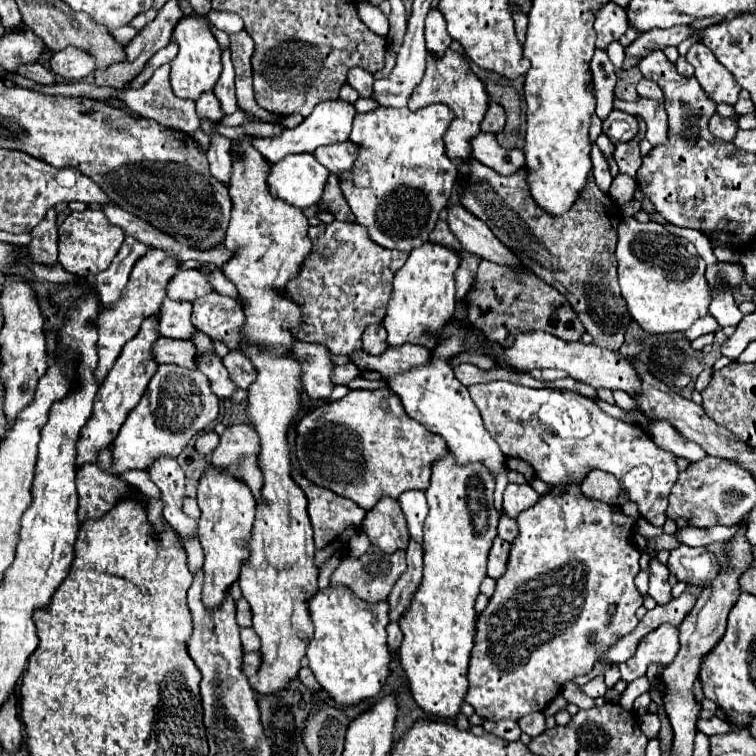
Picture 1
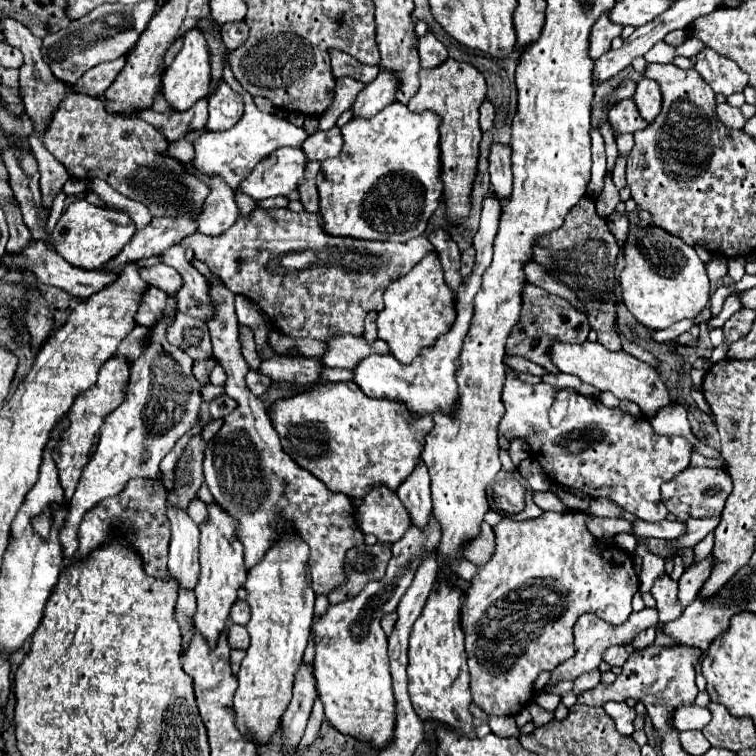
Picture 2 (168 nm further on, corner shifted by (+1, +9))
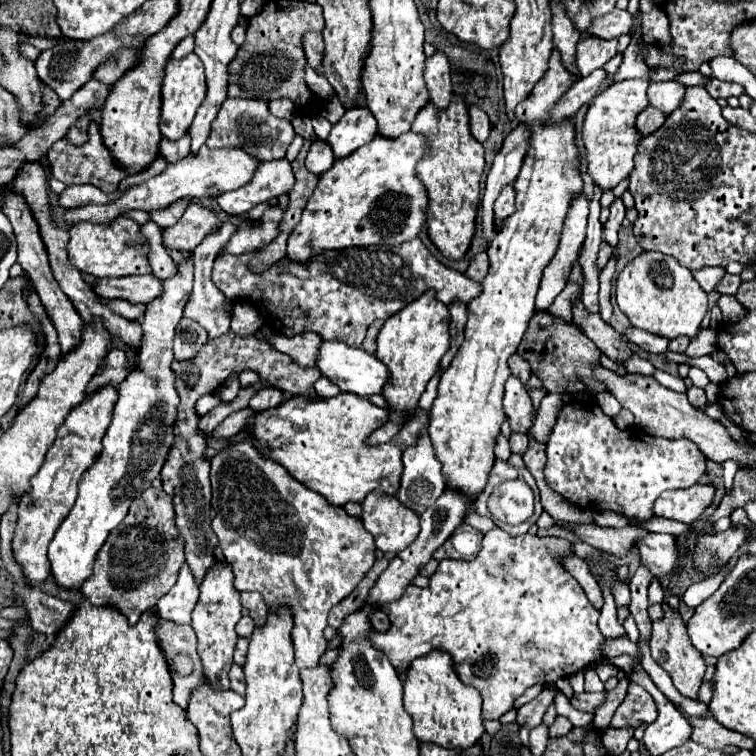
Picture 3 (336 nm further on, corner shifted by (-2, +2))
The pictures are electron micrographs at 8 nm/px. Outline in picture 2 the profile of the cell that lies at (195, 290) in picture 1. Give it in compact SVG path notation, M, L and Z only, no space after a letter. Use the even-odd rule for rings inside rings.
M163 263L143 269L143 281L147 281L151 287L163 289L165 293L177 293L177 289L181 287L181 275L173 267Z

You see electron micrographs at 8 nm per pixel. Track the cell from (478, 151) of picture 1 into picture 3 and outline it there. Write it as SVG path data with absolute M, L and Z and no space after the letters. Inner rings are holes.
M508 184L502 188L496 204L494 204L494 216L496 216L496 228L502 226L502 220L514 212L514 188Z

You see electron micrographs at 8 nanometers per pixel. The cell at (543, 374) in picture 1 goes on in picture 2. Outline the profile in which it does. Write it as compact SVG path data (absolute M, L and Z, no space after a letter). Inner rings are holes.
M509 355L509 357L507 357L507 365L509 365L513 371L517 371L517 373L531 373L531 375L541 375L541 377L547 373L543 367L531 363L531 361L525 359L525 357L513 357L513 355Z

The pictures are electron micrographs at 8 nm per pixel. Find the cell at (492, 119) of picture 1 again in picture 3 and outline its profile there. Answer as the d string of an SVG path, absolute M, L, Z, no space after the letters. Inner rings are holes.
M470 106L470 130L472 130L472 136L478 140L478 142L484 142L492 130L492 124L486 116L486 112L482 112L478 106Z

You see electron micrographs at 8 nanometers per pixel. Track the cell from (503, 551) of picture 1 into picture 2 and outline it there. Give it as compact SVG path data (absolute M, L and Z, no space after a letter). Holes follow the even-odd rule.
M483 523L479 537L475 537L475 541L471 541L471 545L467 545L467 549L463 549L463 557L475 565L483 565L489 561L493 549L495 549L493 531L487 523Z

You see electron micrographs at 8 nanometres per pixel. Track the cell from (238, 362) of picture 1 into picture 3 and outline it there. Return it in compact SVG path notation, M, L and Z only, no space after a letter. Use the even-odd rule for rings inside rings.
M264 388L262 392L254 394L254 398L250 400L250 408L256 412L262 412L278 406L280 402L282 402L282 392L278 388Z

